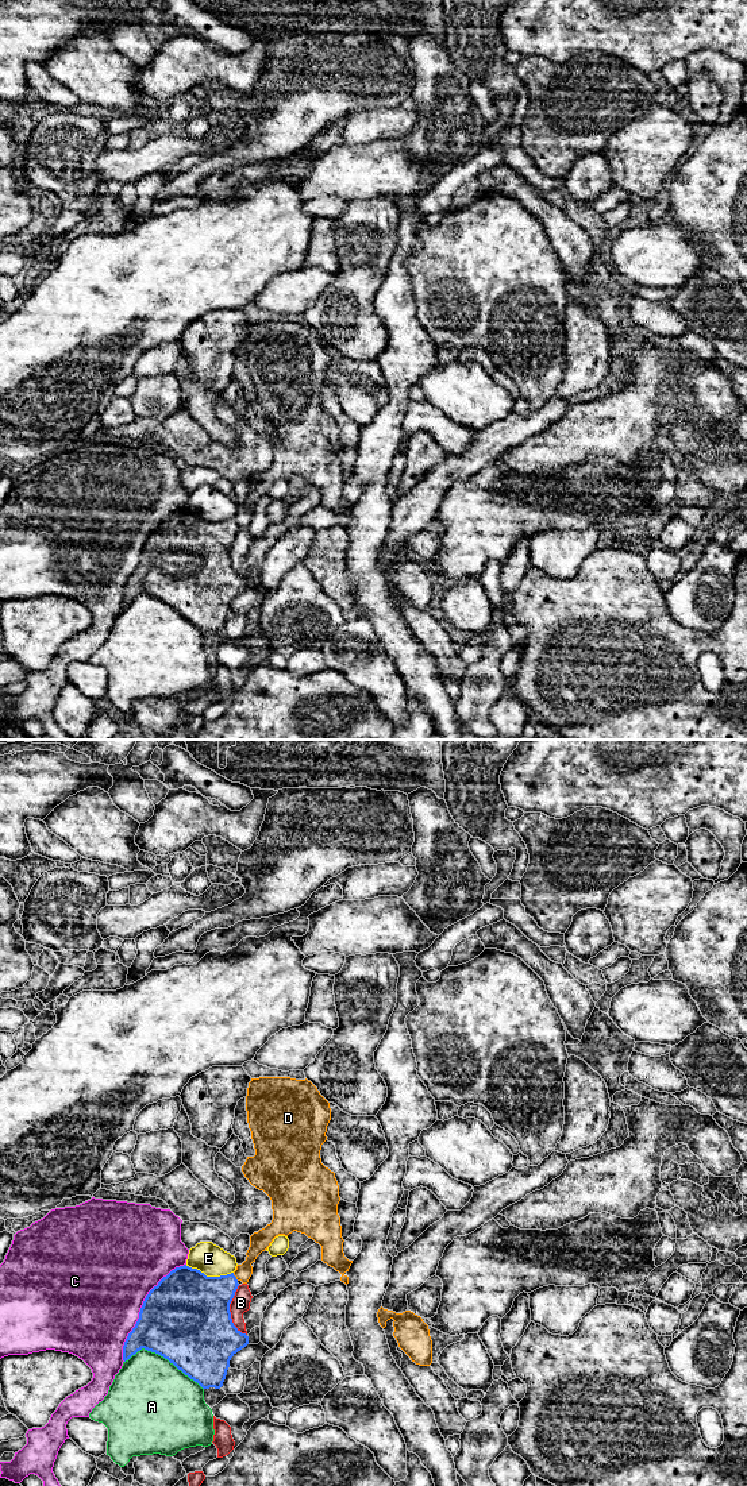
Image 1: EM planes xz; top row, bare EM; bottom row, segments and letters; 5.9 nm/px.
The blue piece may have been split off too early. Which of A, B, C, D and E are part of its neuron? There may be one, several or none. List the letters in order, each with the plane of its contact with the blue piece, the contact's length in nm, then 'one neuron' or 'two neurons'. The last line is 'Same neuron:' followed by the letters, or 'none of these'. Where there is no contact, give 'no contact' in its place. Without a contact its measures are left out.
A: xz | 500 nm | two neurons
B: xz | 300 nm | two neurons
C: xz | 700 nm | two neurons
D: xz | 60 nm | two neurons
E: xz | 300 nm | two neurons
Same neuron: none of these

